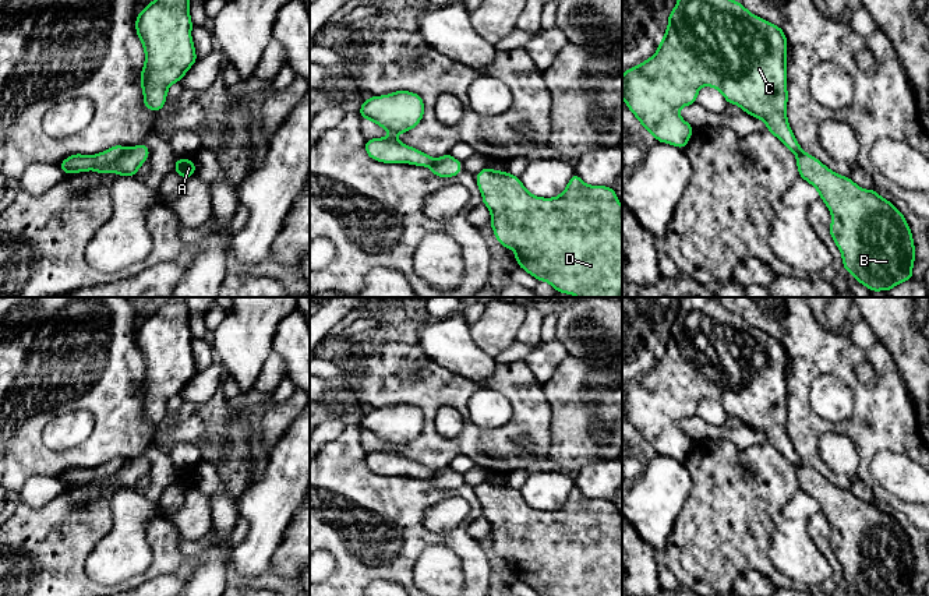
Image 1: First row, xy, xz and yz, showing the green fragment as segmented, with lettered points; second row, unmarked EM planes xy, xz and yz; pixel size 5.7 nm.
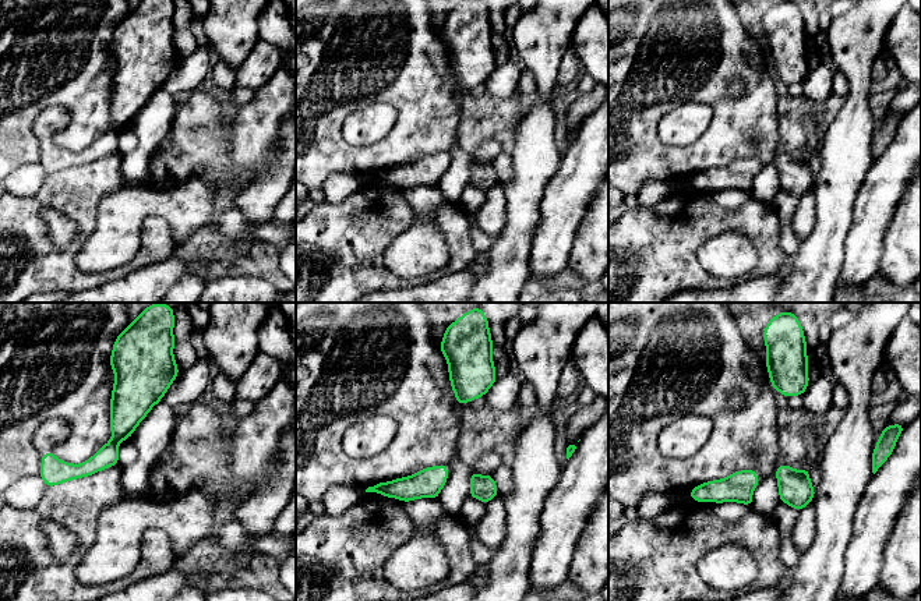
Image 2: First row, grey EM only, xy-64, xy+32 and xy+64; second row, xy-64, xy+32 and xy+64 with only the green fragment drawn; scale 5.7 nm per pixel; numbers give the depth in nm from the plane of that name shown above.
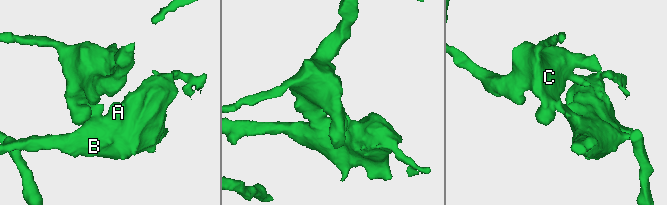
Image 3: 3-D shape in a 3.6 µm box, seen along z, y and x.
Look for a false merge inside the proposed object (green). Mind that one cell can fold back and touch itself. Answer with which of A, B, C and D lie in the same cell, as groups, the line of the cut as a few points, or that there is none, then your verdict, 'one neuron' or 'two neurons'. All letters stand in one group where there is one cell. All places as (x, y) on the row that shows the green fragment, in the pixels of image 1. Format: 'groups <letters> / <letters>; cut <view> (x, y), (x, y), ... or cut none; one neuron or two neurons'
groups A B D / C; cut xy (126, 148), (115, 159), (91, 168); two neurons

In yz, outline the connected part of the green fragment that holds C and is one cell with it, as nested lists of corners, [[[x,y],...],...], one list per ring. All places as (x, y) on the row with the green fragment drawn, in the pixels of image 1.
[[[677,0],[656,54],[622,75],[622,98],[657,141],[685,148],[693,127],[679,116],[679,109],[695,103],[704,85],[718,89],[727,103],[735,103],[755,119],[762,119],[791,152],[802,152],[787,120],[787,38],[780,27],[753,15],[735,0]]]

